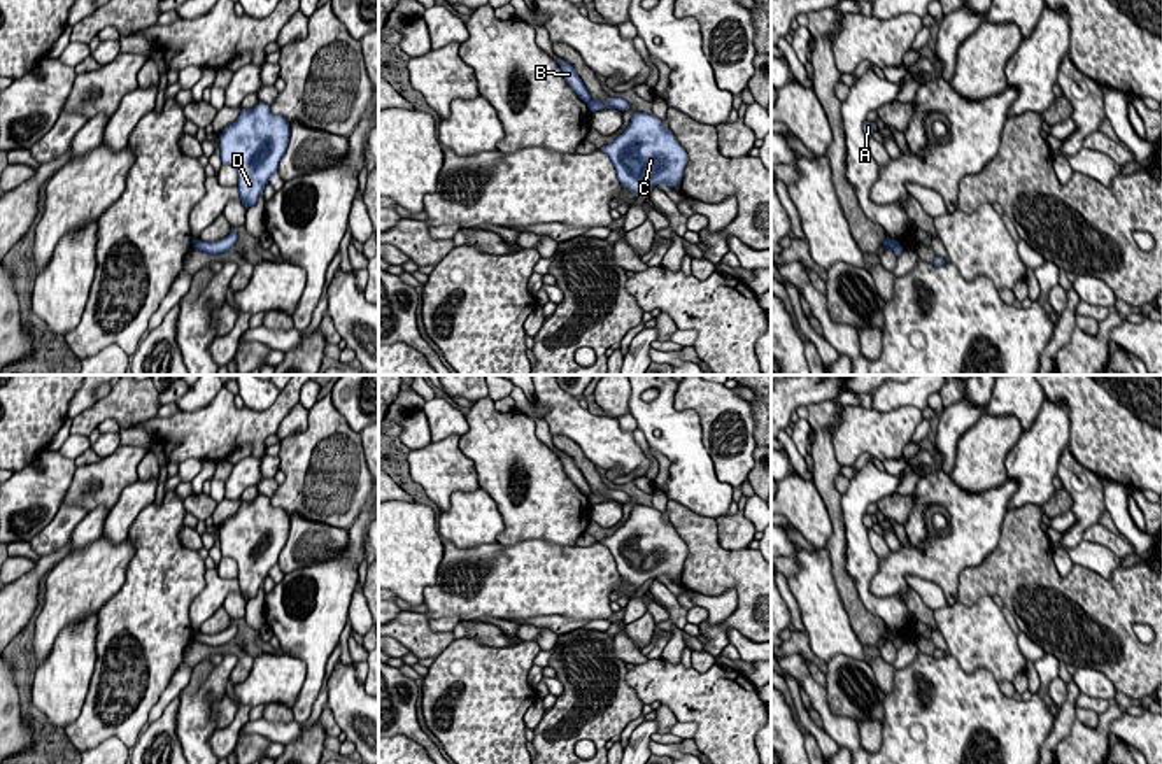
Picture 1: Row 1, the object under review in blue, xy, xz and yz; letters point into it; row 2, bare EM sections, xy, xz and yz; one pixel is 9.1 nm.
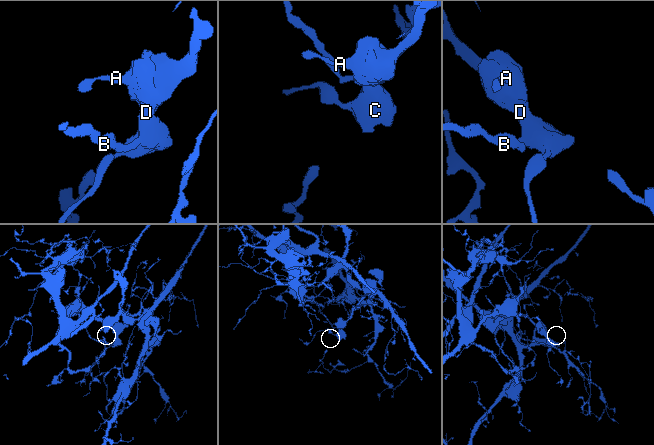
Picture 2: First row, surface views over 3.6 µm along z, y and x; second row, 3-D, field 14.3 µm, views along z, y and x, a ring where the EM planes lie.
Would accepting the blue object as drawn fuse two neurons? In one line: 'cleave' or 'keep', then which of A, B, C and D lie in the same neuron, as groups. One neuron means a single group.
cleave; A C D / B

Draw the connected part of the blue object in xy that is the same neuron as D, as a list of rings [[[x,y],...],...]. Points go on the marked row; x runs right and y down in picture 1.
[[[258,102],[254,109],[242,109],[235,123],[219,135],[223,165],[231,165],[238,175],[238,195],[245,209],[256,205],[270,177],[277,173],[279,161],[289,142],[289,123],[270,110],[268,103]]]

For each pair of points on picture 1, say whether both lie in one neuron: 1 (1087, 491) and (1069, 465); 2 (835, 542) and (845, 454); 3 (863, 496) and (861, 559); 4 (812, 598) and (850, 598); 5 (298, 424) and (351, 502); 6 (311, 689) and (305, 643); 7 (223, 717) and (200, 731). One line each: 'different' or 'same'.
1: same
2: different
3: same
4: different
5: different
6: same
7: different

